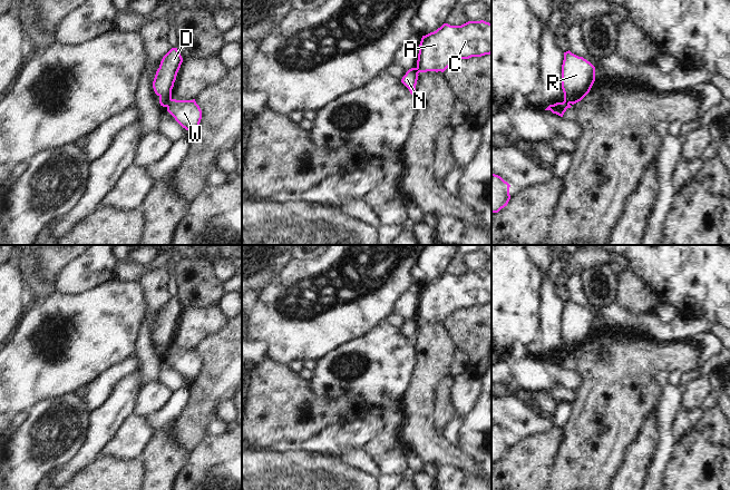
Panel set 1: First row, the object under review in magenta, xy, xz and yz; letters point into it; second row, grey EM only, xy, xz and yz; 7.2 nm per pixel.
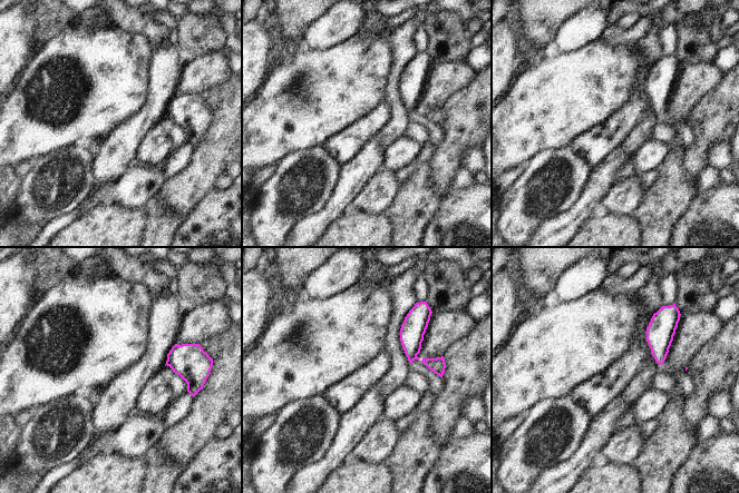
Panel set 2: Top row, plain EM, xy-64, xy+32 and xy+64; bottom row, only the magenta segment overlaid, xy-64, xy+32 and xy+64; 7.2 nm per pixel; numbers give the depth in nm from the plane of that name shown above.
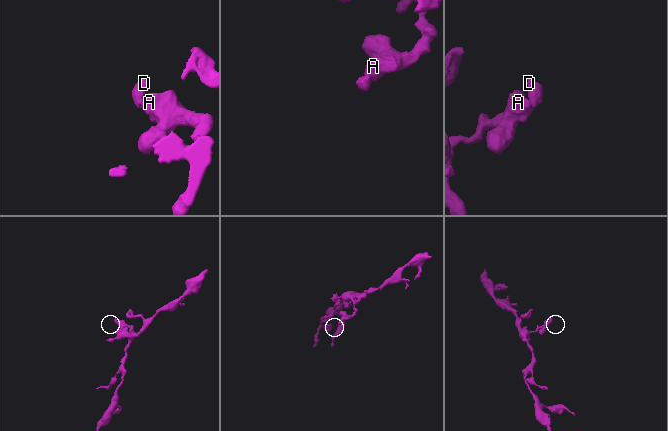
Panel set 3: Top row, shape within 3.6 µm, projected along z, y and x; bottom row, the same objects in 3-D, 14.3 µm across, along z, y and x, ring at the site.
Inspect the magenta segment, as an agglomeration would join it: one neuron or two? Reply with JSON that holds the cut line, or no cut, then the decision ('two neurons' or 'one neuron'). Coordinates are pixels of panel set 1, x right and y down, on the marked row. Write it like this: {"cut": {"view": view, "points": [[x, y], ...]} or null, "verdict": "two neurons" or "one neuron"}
{"cut": {"view": "xy", "points": [[171, 98], [166, 106]]}, "verdict": "two neurons"}

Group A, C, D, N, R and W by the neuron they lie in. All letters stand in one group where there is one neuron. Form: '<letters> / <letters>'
A C W / D N R

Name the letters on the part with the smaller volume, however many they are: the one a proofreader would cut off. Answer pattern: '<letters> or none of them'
D, N, R

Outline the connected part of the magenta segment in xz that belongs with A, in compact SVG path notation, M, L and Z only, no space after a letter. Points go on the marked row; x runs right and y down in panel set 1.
M468 21L461 26L444 23L436 31L422 36L419 45L417 69L419 72L444 72L452 62L491 53L491 23Z

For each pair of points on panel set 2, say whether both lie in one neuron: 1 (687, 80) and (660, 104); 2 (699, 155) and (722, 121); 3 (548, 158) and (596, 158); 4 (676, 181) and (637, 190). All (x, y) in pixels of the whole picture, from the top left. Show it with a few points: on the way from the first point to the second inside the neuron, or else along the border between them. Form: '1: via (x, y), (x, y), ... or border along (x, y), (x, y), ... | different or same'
1: border along (680, 70), (667, 106), (667, 112), (674, 120) | different
2: via (700, 147), (715, 129) | same
3: border along (571, 145), (593, 168) | different
4: border along (648, 189), (642, 204), (634, 213) | different

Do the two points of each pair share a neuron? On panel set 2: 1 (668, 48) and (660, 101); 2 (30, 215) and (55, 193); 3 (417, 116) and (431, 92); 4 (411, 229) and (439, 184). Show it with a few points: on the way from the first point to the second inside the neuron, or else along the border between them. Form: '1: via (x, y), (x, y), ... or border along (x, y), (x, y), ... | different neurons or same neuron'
1: border along (674, 53), (662, 57) | different neurons
2: via (36, 209), (49, 197) | same neuron
3: border along (425, 85), (419, 104), (420, 112) | different neurons
4: border along (429, 165), (430, 181), (438, 191) | different neurons

